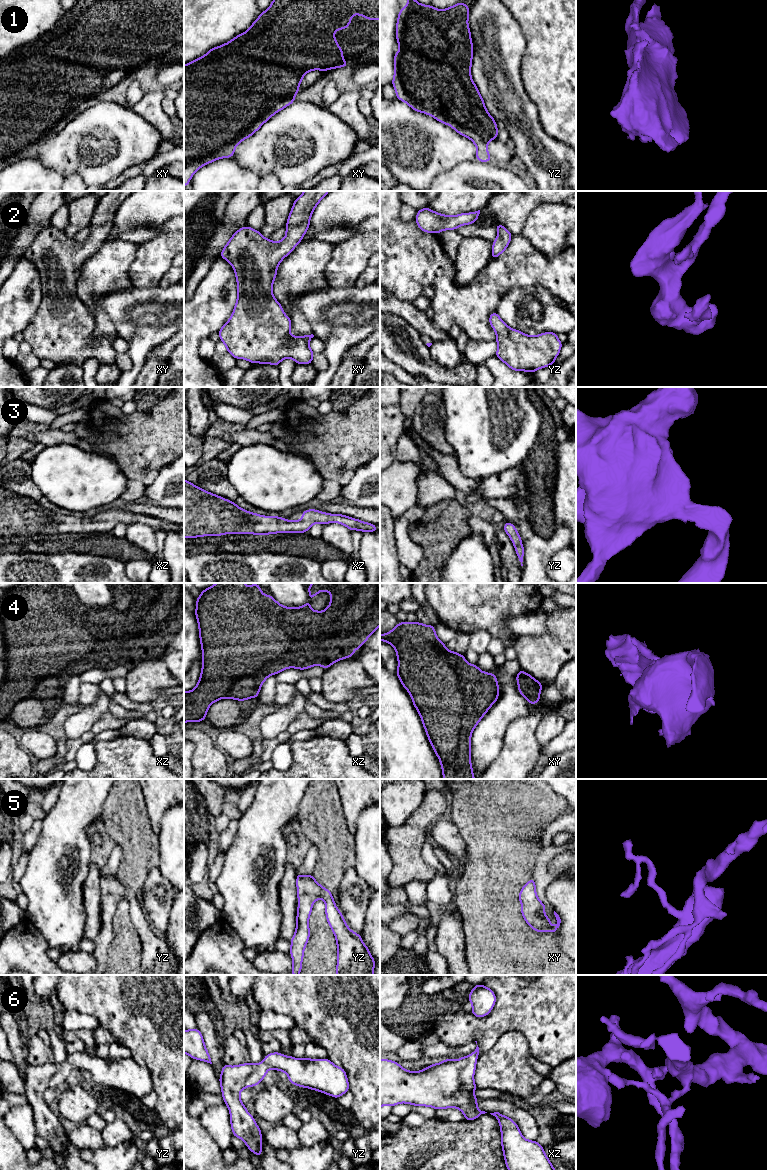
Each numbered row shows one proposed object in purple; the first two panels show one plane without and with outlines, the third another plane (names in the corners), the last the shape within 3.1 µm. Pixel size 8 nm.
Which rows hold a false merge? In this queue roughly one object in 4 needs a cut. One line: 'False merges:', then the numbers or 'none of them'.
False merges: none of them

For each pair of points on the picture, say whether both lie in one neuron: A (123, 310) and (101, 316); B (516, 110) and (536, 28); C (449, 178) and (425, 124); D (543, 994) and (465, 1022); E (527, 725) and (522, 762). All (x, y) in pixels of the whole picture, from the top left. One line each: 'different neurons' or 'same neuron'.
A: different neurons
B: different neurons
C: different neurons
D: same neuron
E: same neuron

